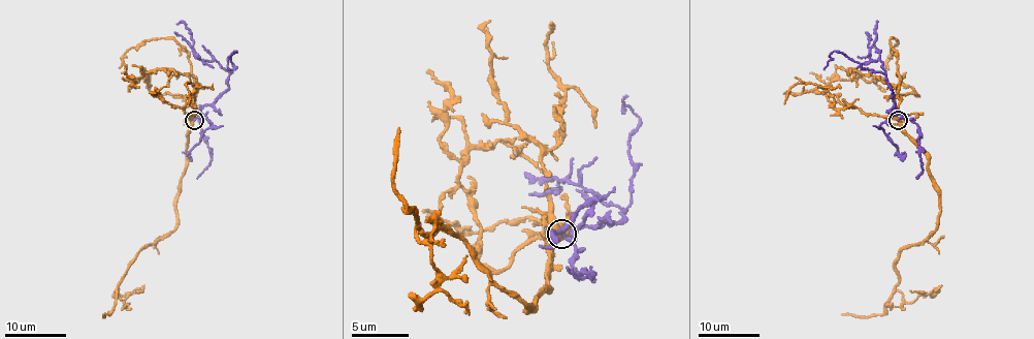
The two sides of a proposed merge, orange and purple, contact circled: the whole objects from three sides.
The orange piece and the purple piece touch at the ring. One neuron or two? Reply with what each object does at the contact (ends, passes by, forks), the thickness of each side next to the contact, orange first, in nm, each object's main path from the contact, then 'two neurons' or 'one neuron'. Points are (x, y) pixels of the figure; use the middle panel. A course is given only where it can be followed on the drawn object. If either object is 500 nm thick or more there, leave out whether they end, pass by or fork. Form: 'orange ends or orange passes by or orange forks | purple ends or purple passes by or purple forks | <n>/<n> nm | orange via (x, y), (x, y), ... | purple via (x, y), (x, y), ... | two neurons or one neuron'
orange passes by | purple ends | 320/280 nm | orange via (560, 233), (529, 310), (458, 236), (418, 224), (392, 181), (398, 127) | purple via (560, 233), (573, 239), (578, 227), (604, 227), (626, 213), (570, 181), (558, 184), (555, 192), (529, 192) | one neuron

